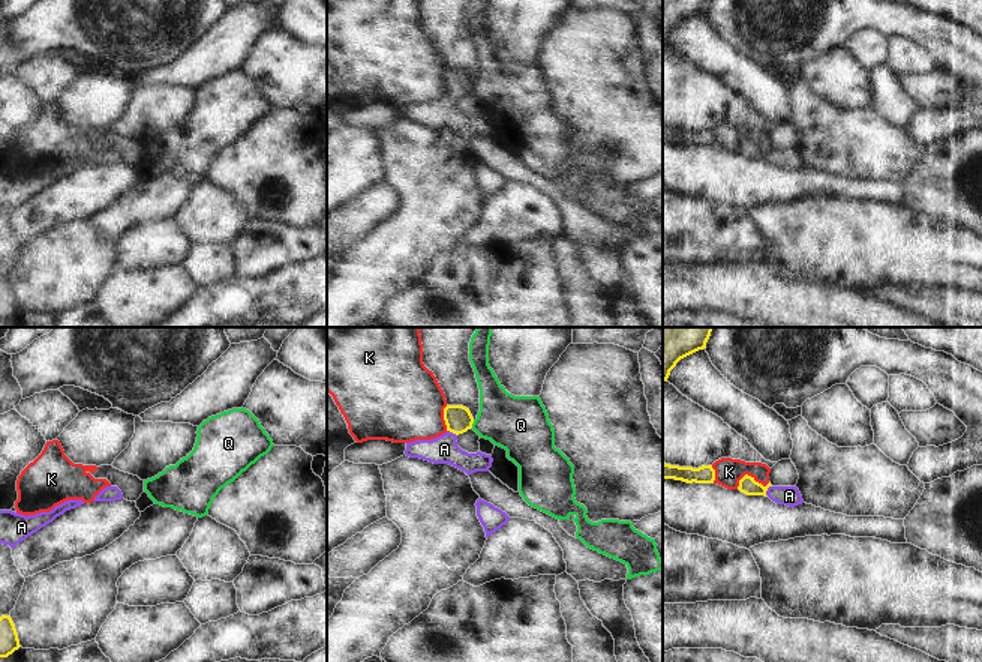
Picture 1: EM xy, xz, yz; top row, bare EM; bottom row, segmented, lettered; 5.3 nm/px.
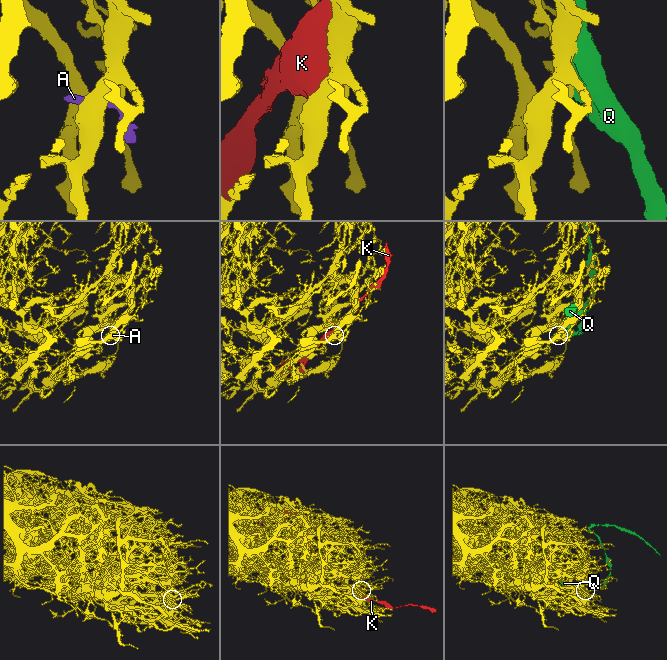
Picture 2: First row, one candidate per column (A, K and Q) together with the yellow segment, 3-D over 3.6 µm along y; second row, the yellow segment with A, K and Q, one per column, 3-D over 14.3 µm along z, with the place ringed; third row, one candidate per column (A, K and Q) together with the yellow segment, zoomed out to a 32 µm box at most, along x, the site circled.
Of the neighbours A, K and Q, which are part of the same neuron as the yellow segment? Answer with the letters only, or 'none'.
A

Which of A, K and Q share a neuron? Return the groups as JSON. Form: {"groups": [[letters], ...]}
{"groups": [["A"], ["K"], ["Q"]]}

